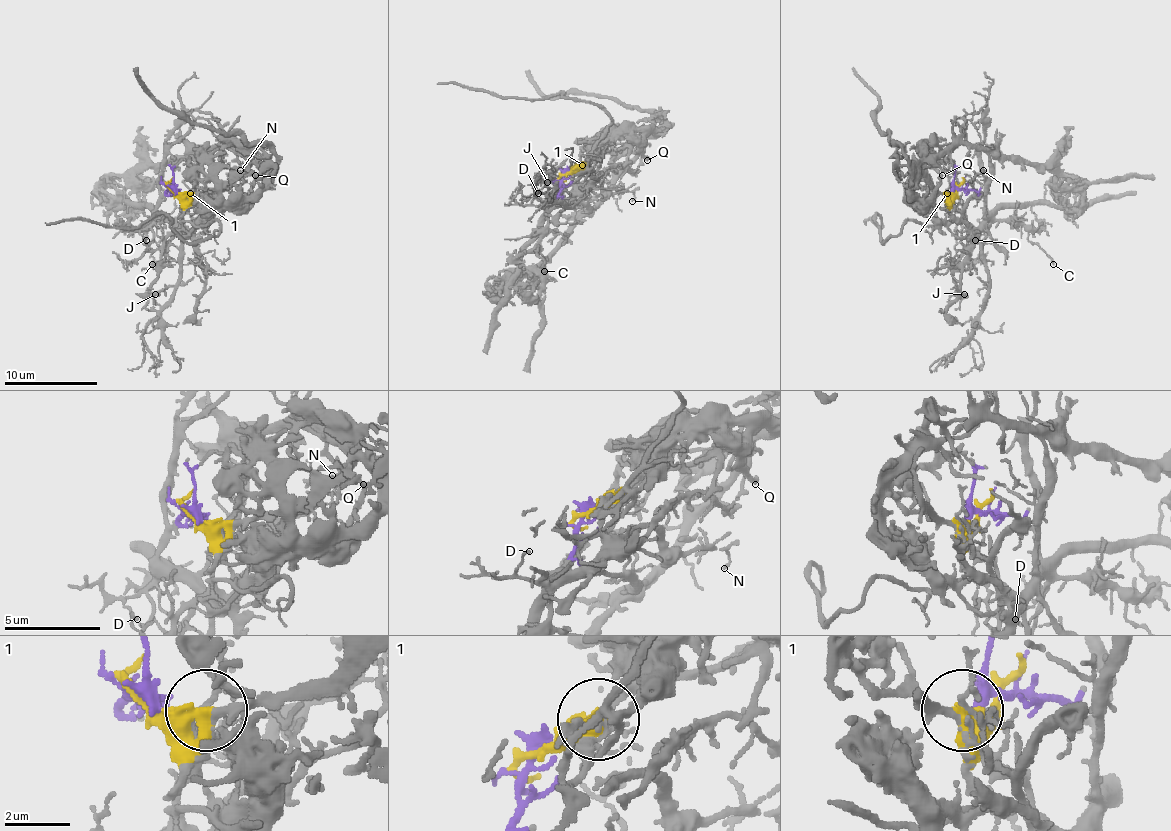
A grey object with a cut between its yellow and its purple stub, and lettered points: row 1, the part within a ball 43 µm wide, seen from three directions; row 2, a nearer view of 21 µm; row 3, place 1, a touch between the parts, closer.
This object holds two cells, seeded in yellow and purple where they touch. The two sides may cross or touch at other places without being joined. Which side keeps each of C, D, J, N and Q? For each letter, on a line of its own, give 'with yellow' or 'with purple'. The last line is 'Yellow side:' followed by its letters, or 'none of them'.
C: with purple
D: with purple
J: with purple
N: with purple
Q: with yellow
Yellow side: Q

